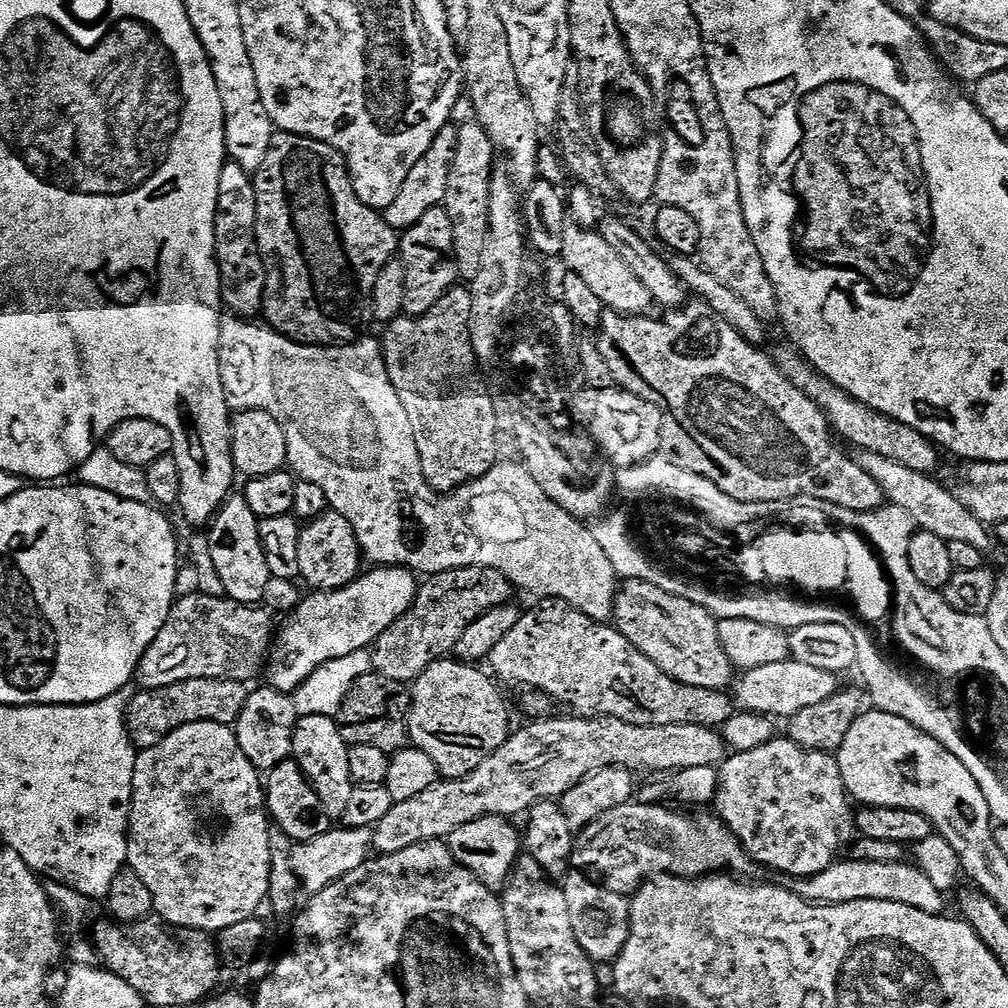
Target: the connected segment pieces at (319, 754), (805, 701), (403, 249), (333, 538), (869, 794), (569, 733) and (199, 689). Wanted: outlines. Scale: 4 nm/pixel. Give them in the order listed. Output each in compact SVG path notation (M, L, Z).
M301 716L295 721L290 732L291 759L296 761L304 779L318 794L320 806L330 818L343 817L346 801L349 800L354 787L348 770L349 745L344 743L340 733L341 725L335 724L336 722L330 716Z
M791 658L773 662L771 666L749 668L741 676L744 677L741 680L739 677L734 684L735 707L771 718L787 718L798 714L798 710L806 710L806 706L824 702L838 691L837 673L817 670L815 666L806 666L803 662Z
M445 207L426 210L419 222L403 229L398 240L398 259L404 267L403 311L409 316L420 316L430 311L457 283L455 238Z
M326 510L320 516L307 521L301 527L299 536L296 537L298 550L299 579L309 584L309 589L318 592L335 592L344 588L361 575L360 560L362 553L356 543L350 522L342 518L342 514Z
M869 711L861 714L854 726L850 726L838 753L840 773L849 797L853 801L861 800L859 803L864 806L901 808L922 814L960 857L963 875L968 875L976 883L973 885L986 896L999 897L1001 893L996 889L996 880L992 880L992 876L984 872L980 848L976 848L976 832L972 832L972 816L976 816L976 812L984 812L984 805L988 802L984 794L985 789L971 776L970 770L935 738L912 727L910 722L895 717L894 714Z
M593 716L591 718L571 718L572 720L556 720L557 718L533 719L525 723L525 728L520 728L511 733L508 741L498 750L494 750L473 772L468 772L460 780L460 794L464 796L464 820L465 822L474 822L479 816L502 816L505 818L516 818L516 815L527 813L528 809L534 807L539 800L556 800L564 796L566 790L570 790L582 778L594 774L603 768L627 768L637 770L636 768L645 768L648 772L668 772L681 770L690 767L706 766L714 764L712 759L712 736L713 729L706 726L694 726L693 724L675 724L674 726L634 726L630 722L622 722L618 718L606 718L605 716Z
M194 678L170 686L140 690L137 693L137 696L133 695L129 699L124 714L124 727L127 728L128 738L133 745L143 750L154 747L174 730L194 722L235 725L249 689L239 680Z

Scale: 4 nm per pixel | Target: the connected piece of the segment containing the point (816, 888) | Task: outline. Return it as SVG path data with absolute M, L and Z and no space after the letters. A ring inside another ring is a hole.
M841 859L813 876L796 878L791 881L791 891L803 900L817 904L845 904L855 900L885 900L922 910L926 914L941 915L945 911L945 893L934 886L921 868L910 862L892 863L890 861L856 861Z

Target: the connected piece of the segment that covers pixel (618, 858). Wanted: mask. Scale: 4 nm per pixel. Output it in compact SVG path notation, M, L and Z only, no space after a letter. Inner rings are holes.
M629 802L611 808L595 825L596 833L581 848L580 845L573 847L571 863L597 884L621 894L635 893L655 872L699 878L717 870L744 868L750 864L744 845L719 815L711 816L708 810L700 810L697 816L687 816L664 806L660 802ZM656 840L668 841L656 848Z

